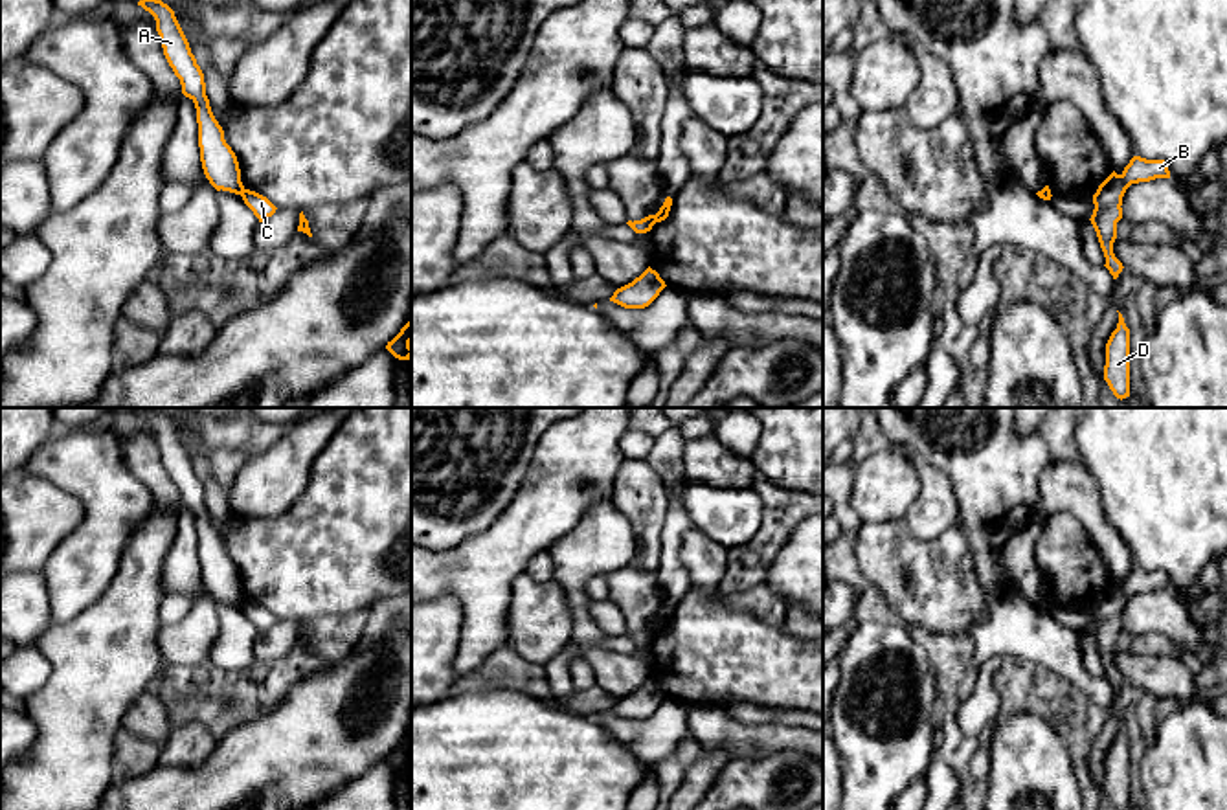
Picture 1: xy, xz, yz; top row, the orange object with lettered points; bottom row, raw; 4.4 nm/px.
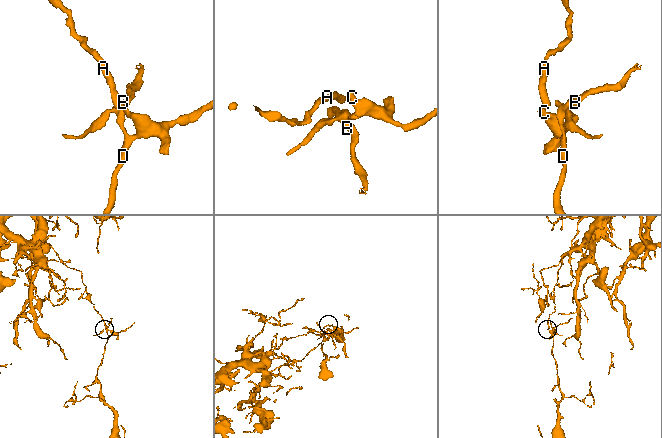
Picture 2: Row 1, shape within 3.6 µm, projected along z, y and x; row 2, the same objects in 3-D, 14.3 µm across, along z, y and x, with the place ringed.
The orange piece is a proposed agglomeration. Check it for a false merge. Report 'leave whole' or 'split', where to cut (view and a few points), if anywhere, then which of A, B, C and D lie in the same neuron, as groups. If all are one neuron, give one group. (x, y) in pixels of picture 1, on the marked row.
split; cut xz (651, 215), (656, 221); groups A / B C D

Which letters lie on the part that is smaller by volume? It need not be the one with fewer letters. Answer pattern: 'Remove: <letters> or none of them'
Remove: B, C, D

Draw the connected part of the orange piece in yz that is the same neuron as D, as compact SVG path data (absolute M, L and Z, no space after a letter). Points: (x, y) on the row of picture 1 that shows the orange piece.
M1120 312L1117 329L1106 343L1104 380L1117 399L1130 397L1130 329Z

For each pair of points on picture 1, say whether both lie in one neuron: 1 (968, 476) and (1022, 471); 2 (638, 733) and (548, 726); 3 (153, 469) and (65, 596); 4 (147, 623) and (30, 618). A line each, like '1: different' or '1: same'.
1: same
2: different
3: different
4: different

